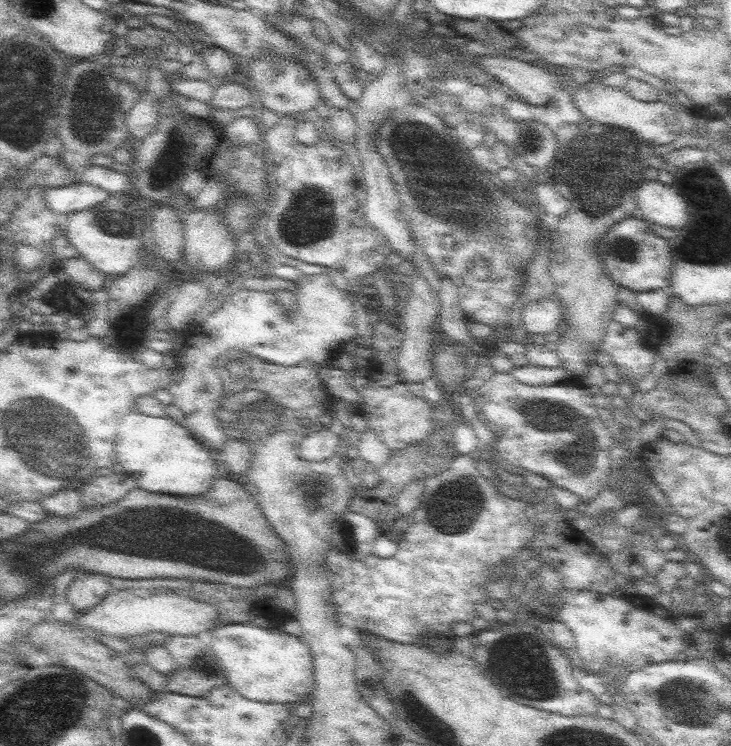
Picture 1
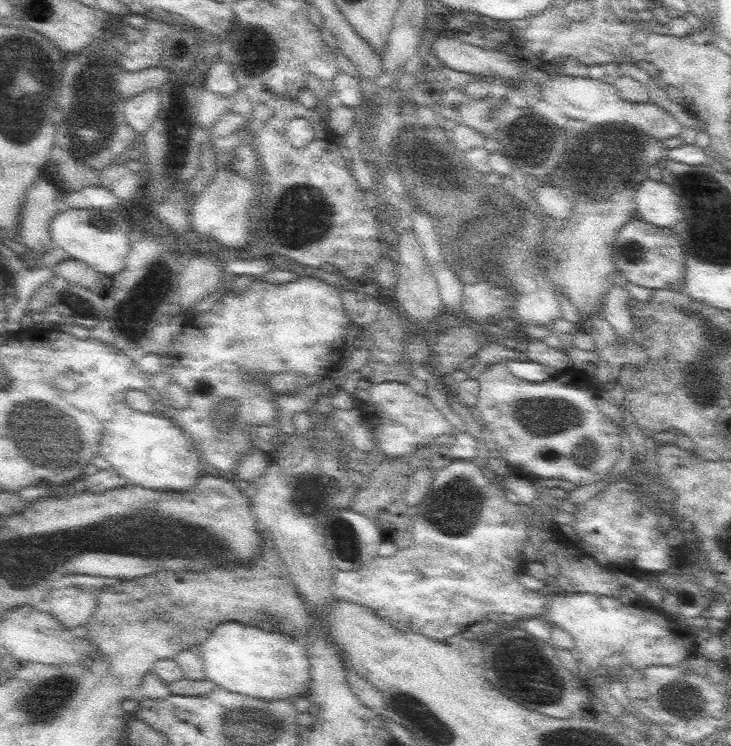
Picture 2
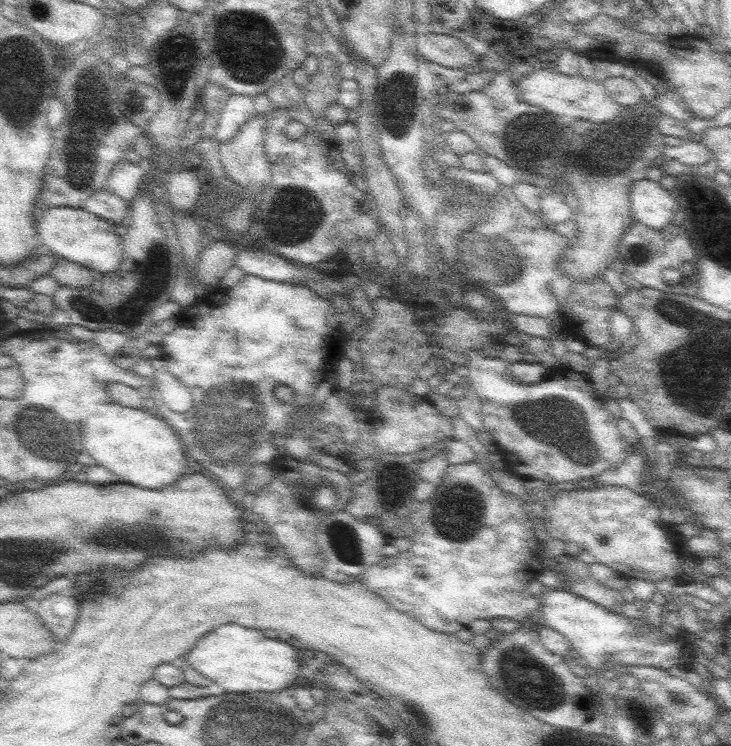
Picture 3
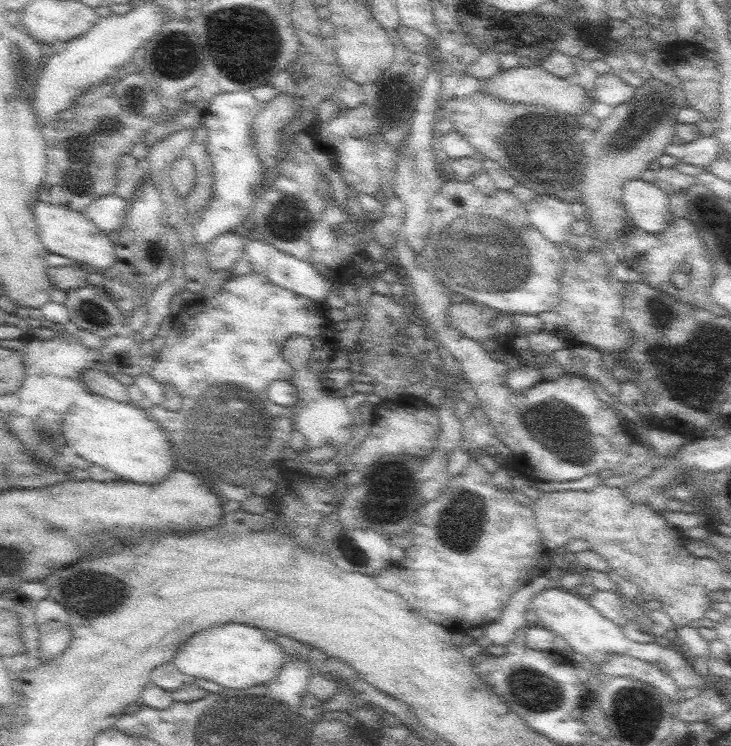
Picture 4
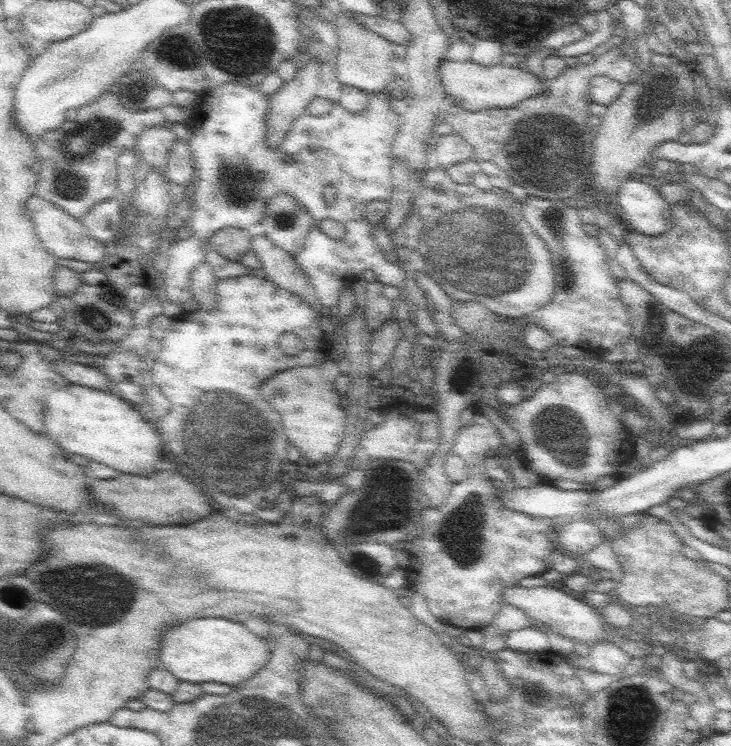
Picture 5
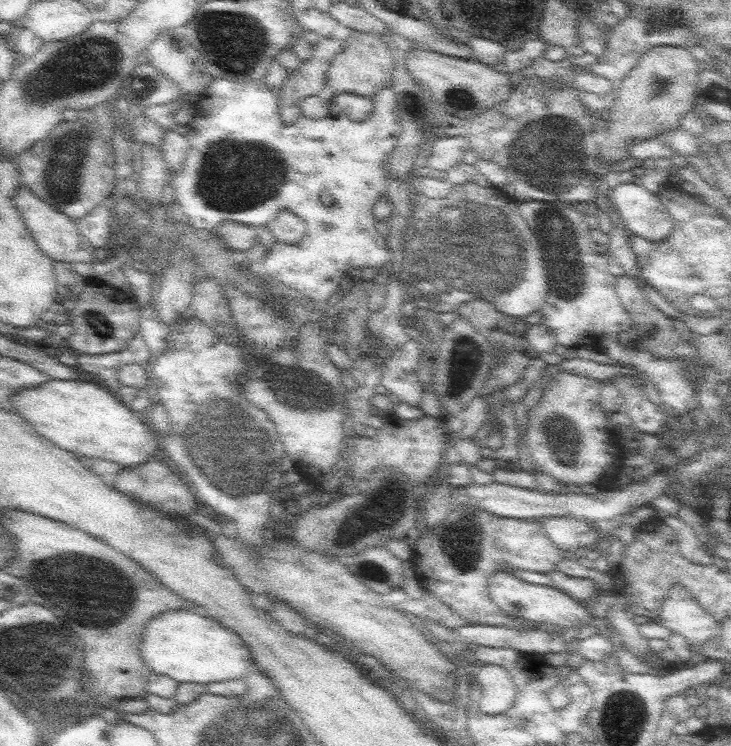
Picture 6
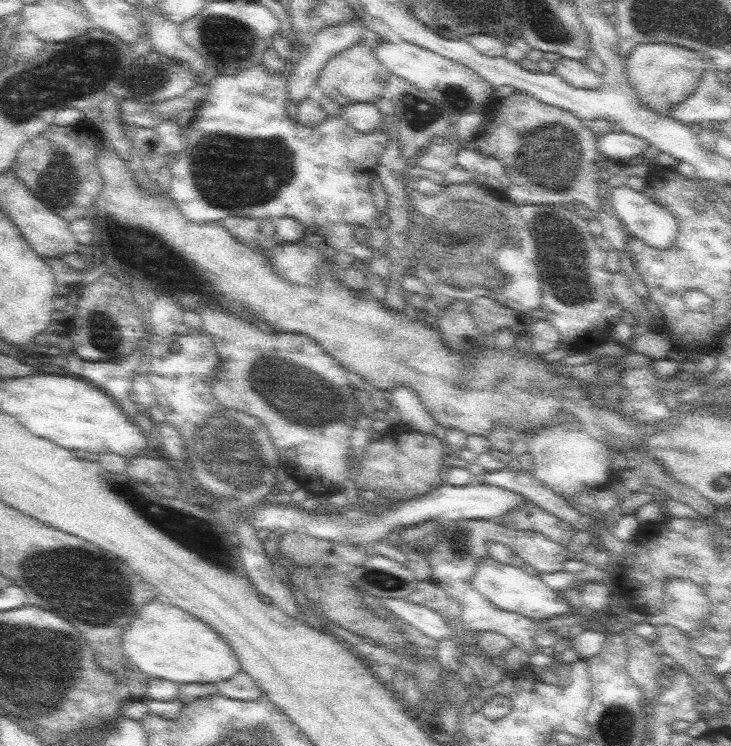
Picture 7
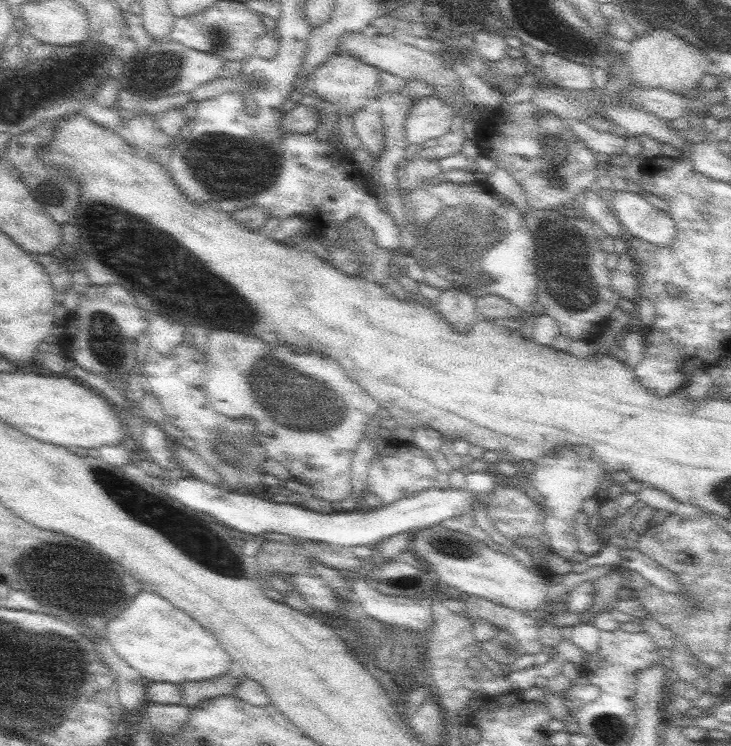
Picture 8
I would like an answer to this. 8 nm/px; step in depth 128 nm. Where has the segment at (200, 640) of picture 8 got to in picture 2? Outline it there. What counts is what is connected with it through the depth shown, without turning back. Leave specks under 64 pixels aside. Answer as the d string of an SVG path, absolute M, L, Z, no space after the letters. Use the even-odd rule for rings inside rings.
M225 622L218 625L202 643L202 658L206 679L215 686L222 686L230 692L246 696L266 698L266 700L296 700L300 695L309 694L311 690L311 663L304 641L280 632L264 632L262 626Z

